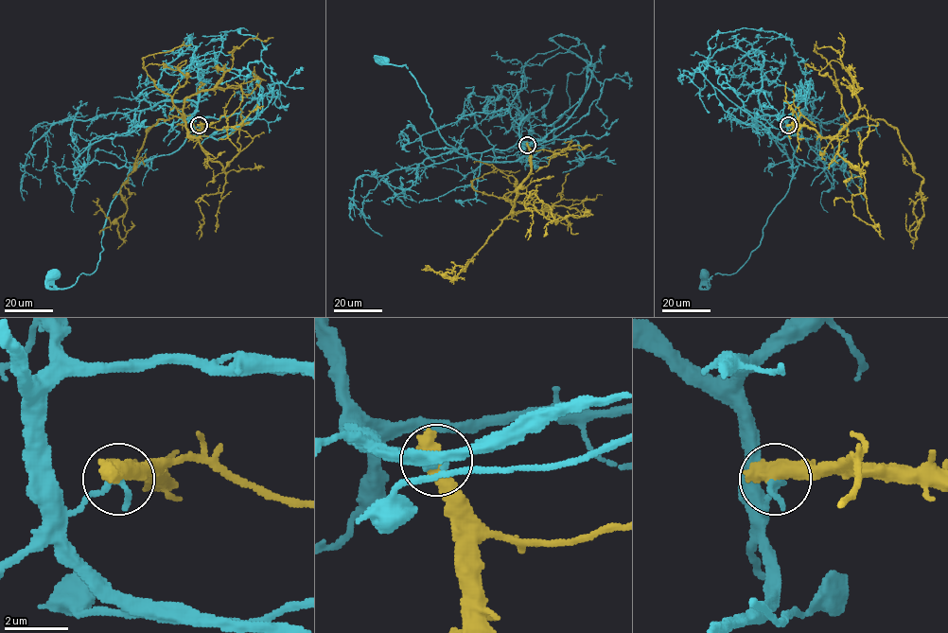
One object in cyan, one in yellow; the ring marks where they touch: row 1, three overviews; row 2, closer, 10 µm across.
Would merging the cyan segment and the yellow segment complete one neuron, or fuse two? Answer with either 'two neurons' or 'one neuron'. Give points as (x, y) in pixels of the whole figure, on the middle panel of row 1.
two neurons

